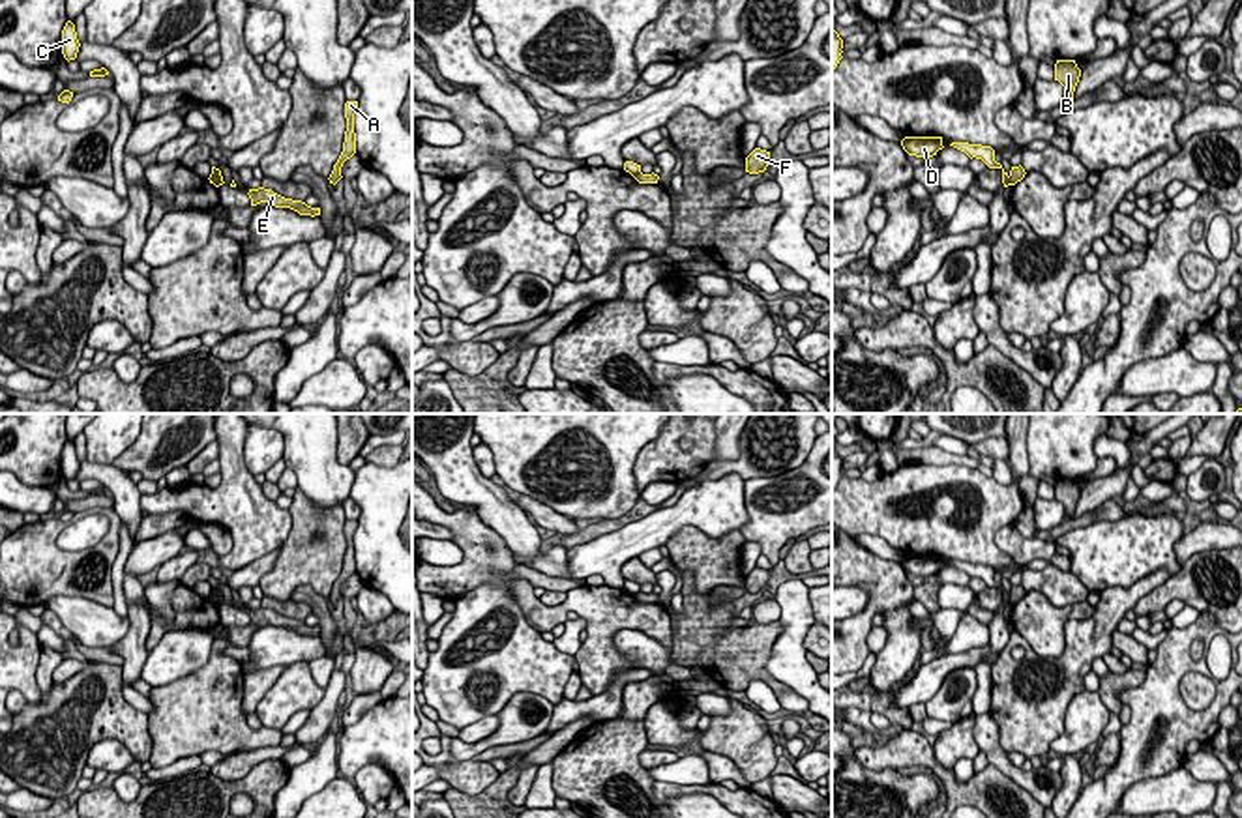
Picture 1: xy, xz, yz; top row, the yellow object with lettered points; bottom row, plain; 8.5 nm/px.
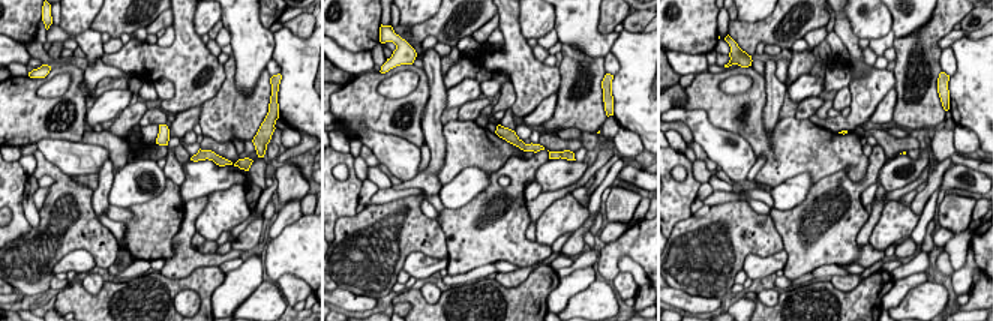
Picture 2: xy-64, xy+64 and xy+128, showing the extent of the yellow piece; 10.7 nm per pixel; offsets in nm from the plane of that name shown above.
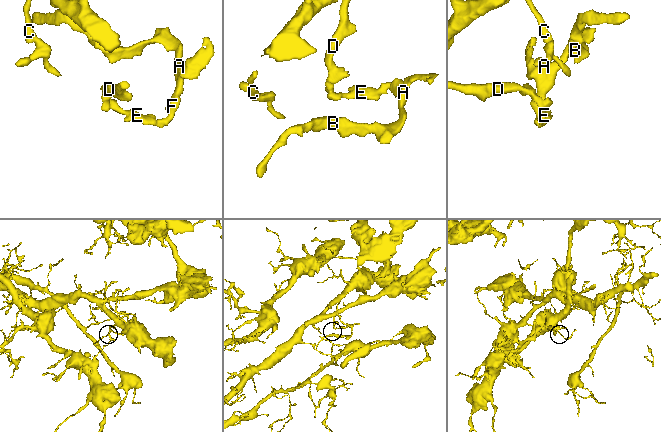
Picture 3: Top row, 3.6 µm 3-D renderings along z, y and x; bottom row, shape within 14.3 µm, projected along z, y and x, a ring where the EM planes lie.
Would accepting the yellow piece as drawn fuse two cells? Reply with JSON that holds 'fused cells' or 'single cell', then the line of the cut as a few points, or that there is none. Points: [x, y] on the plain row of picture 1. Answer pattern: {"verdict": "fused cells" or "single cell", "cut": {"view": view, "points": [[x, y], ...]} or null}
{"verdict": "fused cells", "cut": {"view": "yz", "points": [[1008, 596], [1012, 603]]}}

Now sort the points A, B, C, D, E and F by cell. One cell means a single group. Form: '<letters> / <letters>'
A B E F / C D

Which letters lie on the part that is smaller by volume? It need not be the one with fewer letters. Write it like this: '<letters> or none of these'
A, B, E, F

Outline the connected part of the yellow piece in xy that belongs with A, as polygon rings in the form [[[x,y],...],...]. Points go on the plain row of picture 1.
[[[358,520],[345,522],[347,550],[345,550],[343,571],[341,571],[341,575],[339,575],[337,582],[333,584],[333,590],[328,597],[330,603],[333,603],[333,605],[343,597],[341,595],[343,582],[356,573],[356,552],[354,552],[356,528],[358,528]]]

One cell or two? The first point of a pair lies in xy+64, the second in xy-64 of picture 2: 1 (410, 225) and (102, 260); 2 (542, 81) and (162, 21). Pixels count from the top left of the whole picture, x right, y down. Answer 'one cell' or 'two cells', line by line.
1: one cell
2: two cells

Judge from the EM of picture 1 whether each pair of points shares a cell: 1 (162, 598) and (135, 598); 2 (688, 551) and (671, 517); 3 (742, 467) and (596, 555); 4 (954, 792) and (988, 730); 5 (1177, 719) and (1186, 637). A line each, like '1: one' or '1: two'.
1: two
2: two
3: two
4: two
5: one

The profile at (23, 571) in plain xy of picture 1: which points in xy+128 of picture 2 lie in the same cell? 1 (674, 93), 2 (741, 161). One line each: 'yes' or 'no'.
1: no
2: no

